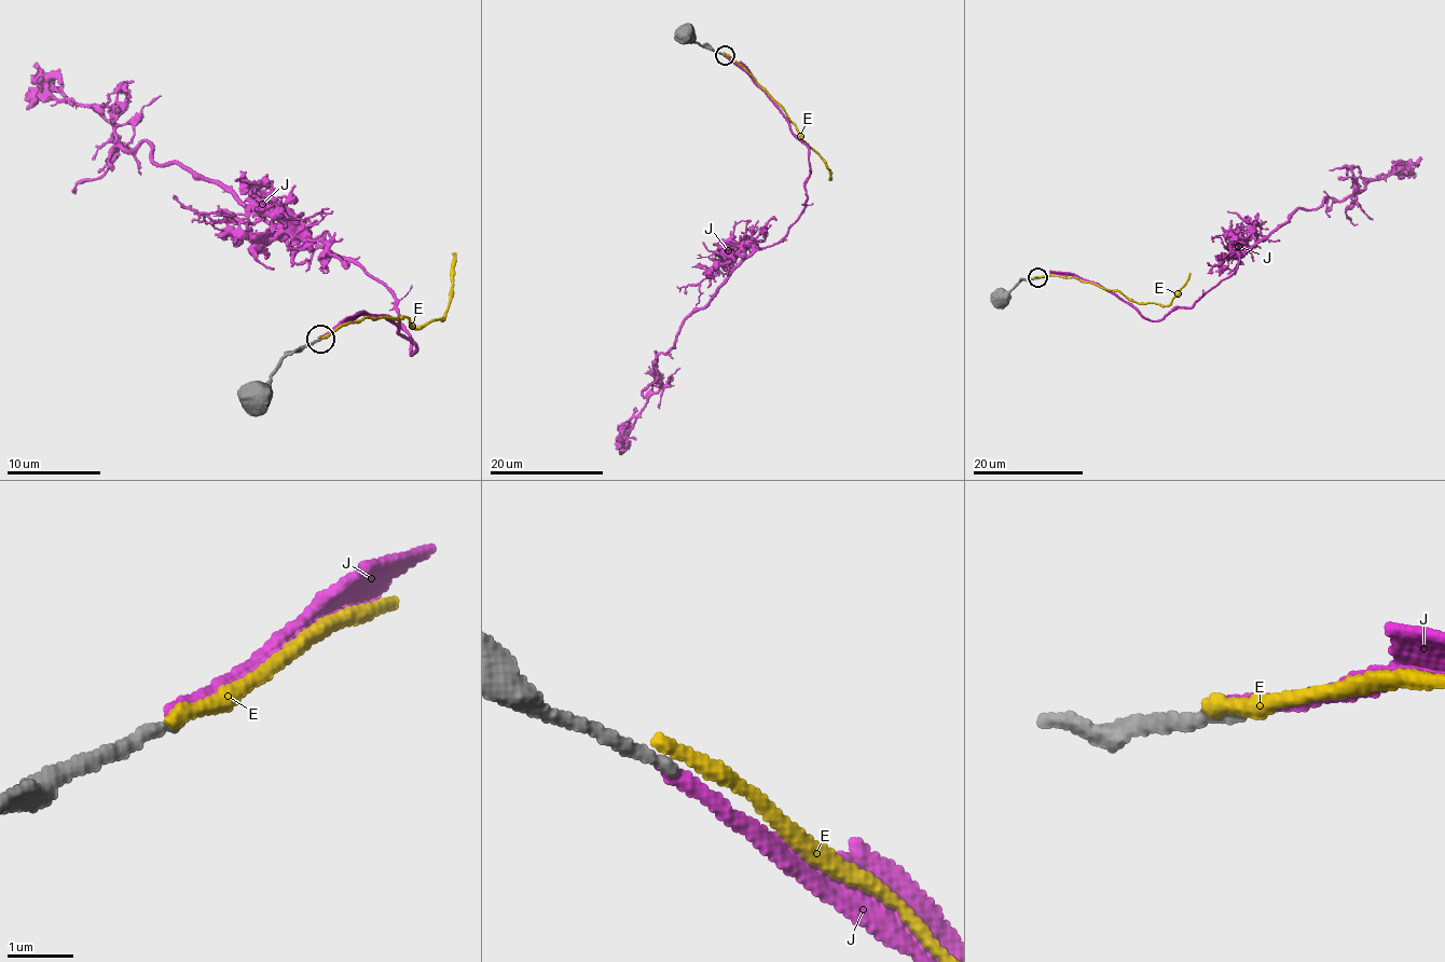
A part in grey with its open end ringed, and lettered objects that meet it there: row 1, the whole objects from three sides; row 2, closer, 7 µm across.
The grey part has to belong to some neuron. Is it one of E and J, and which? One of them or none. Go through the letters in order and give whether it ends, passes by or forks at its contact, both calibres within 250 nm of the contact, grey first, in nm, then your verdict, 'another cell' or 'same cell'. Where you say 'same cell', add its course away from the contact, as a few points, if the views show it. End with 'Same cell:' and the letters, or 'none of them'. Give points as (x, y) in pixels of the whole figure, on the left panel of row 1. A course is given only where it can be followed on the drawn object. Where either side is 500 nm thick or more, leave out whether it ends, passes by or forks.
E: it ends | 220/240 nm | another cell
J: it ends | 200/240 nm | another cell
Same cell: none of them

